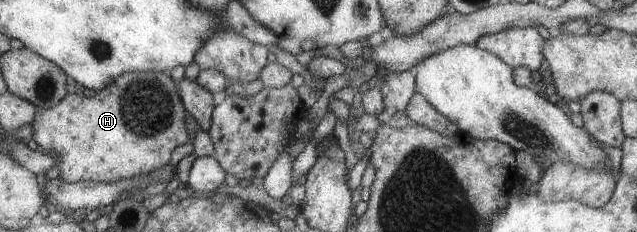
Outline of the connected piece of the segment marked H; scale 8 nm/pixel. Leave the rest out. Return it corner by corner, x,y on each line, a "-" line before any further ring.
128,72
88,96
68,93
54,107
36,108
35,121
30,123
33,131
31,139
42,149
60,155
62,169
58,177
67,182
88,180
110,183
119,178
147,174
168,164
172,149
188,143
190,139
184,127
186,111
180,103
180,96
176,83
168,77
168,73

